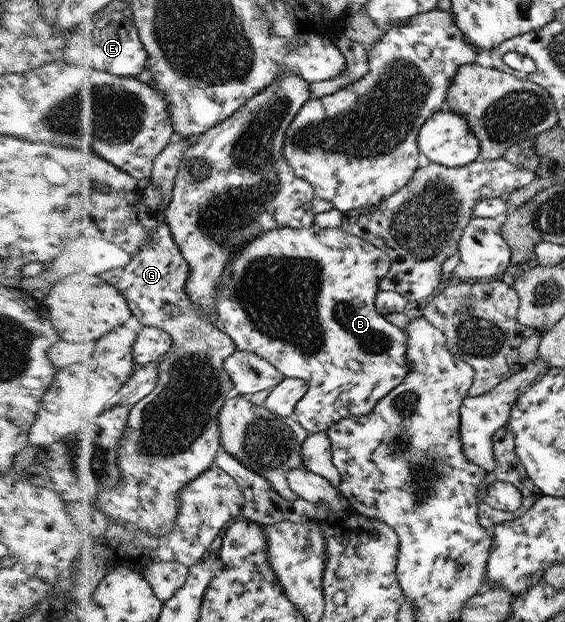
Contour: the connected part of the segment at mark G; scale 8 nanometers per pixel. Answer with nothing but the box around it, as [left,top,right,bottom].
[96,216,239,537]

